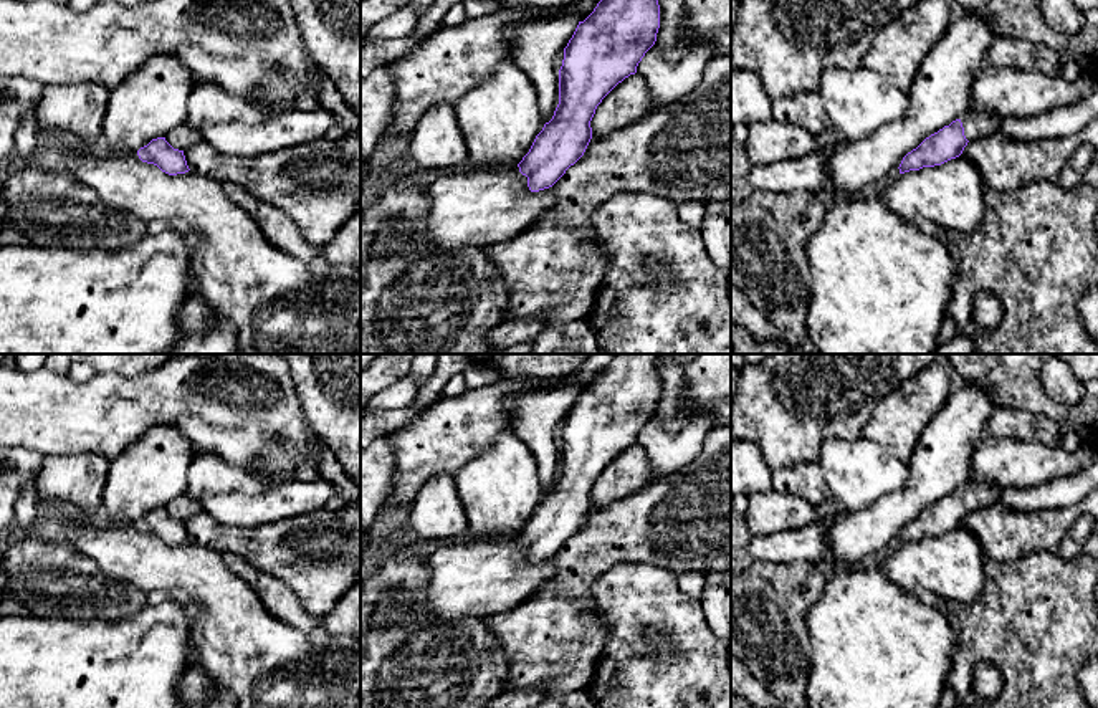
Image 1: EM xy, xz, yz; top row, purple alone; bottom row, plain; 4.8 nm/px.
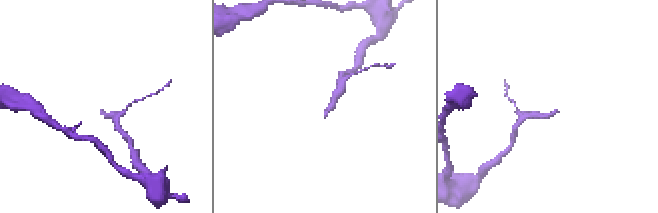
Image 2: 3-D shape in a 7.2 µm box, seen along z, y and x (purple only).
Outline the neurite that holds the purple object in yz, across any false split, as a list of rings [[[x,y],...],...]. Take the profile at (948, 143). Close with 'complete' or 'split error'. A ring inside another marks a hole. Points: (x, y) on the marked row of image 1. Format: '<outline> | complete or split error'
[[[966,111],[961,119],[944,126],[908,152],[898,167],[900,174],[941,165],[959,157],[969,141],[995,134],[1005,119],[994,112]]] | split error

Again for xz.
[[[600,0],[594,12],[579,22],[564,48],[554,116],[518,164],[519,172],[528,177],[531,192],[552,187],[584,155],[592,139],[590,121],[597,106],[618,83],[637,73],[638,63],[656,41],[658,28],[658,0]]] | complete

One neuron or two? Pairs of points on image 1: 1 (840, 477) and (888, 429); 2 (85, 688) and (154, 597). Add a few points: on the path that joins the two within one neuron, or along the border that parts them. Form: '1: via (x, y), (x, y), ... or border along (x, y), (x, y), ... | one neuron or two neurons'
1: border along (862, 437), (880, 442), (908, 464) | two neurons
2: border along (171, 597), (147, 604) | two neurons

